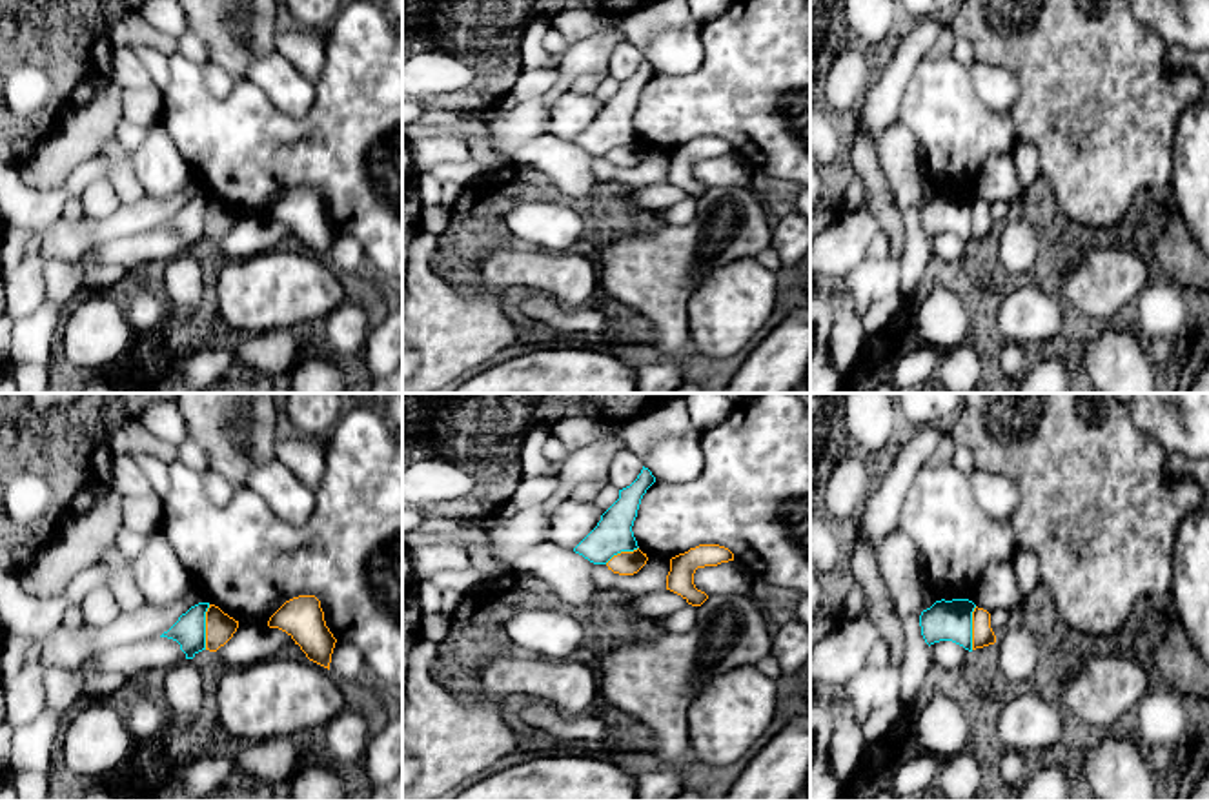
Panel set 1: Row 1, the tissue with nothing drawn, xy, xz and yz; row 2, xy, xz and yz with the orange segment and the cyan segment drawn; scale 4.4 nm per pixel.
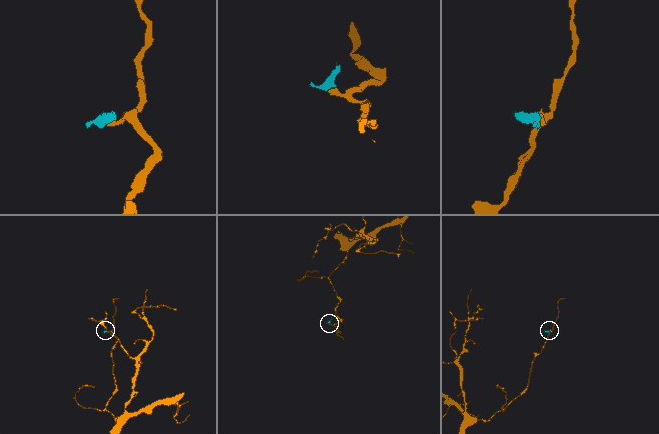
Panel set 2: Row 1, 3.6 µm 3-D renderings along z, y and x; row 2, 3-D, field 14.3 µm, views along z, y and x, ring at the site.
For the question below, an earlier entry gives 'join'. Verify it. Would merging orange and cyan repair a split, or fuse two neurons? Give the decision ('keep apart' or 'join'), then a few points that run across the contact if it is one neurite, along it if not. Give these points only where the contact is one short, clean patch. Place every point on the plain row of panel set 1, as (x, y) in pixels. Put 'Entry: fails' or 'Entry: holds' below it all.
keep apart; line xy (210, 197), (204, 241)
Entry: fails

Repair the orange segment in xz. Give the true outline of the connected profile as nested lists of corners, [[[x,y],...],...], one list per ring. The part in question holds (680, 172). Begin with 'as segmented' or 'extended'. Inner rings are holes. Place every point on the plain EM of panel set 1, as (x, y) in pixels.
as segmented | [[[699,137],[670,151],[666,182],[681,188],[688,197],[701,198],[708,188],[696,180],[694,166],[697,160],[717,158],[734,153],[734,146],[719,137]]]

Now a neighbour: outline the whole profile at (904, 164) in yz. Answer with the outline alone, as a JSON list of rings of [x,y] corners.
[[[896,118],[879,135],[878,153],[896,206],[905,211],[918,204],[927,178],[927,160],[914,133]]]

